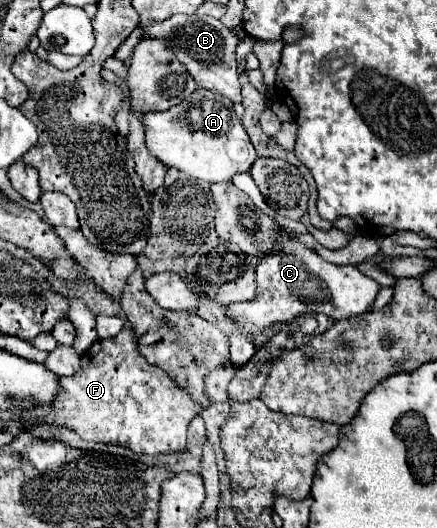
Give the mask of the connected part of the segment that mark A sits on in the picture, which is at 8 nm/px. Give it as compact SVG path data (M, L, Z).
M202 88L196 90L186 102L180 102L178 106L172 106L170 110L142 114L142 124L144 124L144 132L146 132L146 148L150 150L150 154L154 154L154 158L162 160L164 166L168 166L168 168L176 166L180 172L188 174L190 178L198 178L198 180L204 180L210 184L212 182L230 182L234 174L250 170L250 166L258 158L244 126L240 124L240 118L236 116L236 112L232 108L232 102L210 90L202 90Z

